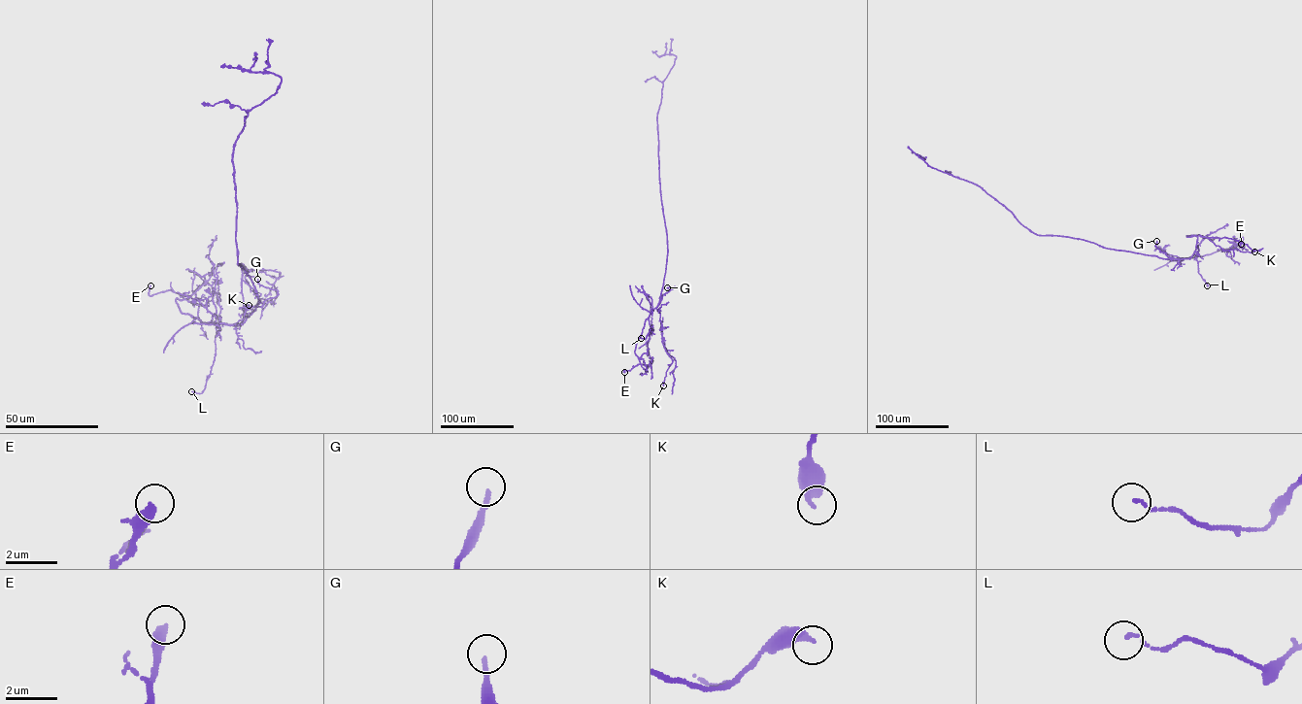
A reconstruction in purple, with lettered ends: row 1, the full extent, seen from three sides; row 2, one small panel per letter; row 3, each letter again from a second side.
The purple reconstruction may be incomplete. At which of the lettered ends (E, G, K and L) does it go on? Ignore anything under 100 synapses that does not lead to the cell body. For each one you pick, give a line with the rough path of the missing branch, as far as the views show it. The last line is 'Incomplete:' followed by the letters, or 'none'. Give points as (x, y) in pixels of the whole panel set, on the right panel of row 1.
Incomplete: none

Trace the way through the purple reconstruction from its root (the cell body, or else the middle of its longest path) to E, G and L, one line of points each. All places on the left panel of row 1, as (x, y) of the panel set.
E: (249, 276), (259, 303), (241, 324), (202, 322), (180, 311), (176, 299), (188, 296), (150, 296), (150, 285)
G: (249, 276), (259, 303), (236, 324), (247, 307), (261, 307), (278, 294), (257, 279)
L: (249, 276), (259, 303), (241, 324), (214, 323), (212, 317), (219, 318), (216, 355), (203, 390), (191, 391)

